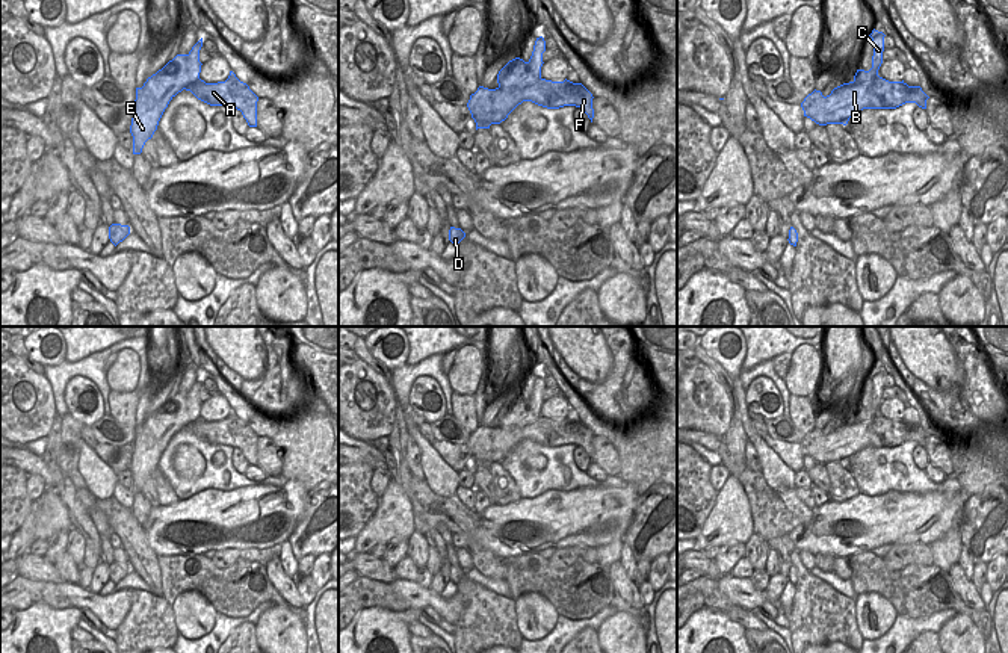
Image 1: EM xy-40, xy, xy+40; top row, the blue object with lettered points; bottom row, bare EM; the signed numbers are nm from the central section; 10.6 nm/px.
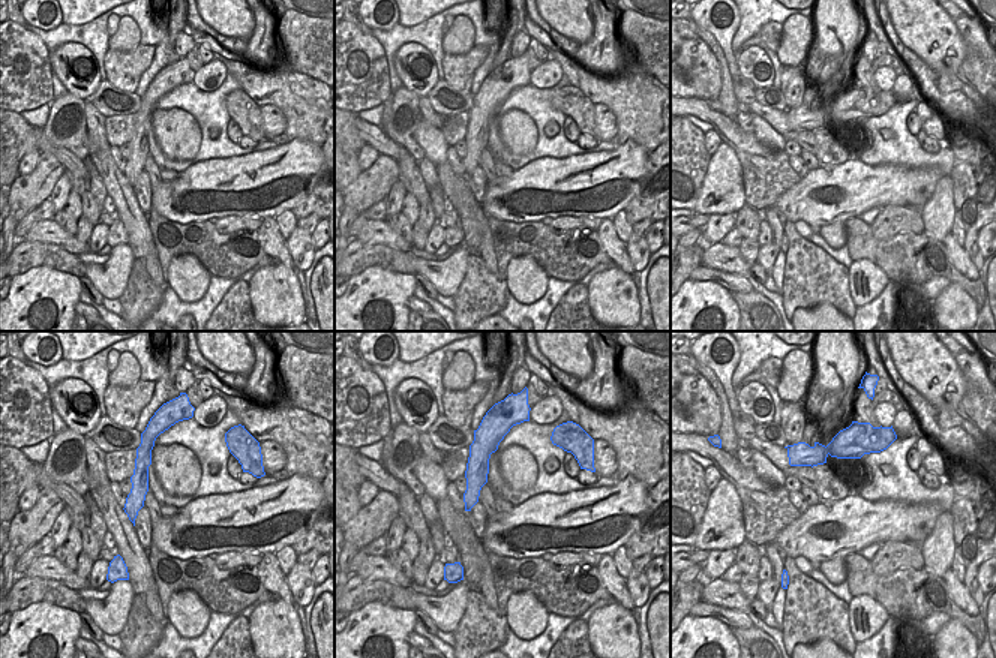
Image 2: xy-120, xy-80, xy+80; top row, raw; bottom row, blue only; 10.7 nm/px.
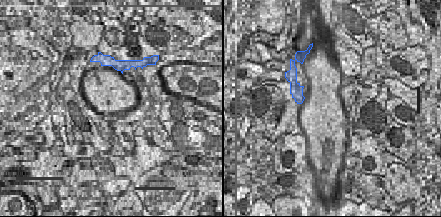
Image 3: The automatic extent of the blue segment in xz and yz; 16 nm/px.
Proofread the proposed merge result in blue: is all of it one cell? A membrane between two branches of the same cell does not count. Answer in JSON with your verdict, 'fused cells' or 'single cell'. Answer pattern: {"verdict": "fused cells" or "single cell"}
{"verdict": "fused cells"}

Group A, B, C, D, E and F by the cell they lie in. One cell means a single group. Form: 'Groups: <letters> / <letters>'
Groups: A B F / C D E.

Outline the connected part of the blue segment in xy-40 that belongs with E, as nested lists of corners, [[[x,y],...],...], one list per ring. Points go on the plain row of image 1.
[[[203,376],[187,393],[177,393],[162,408],[147,417],[133,441],[130,472],[133,493],[141,493],[145,481],[153,476],[169,440],[187,425],[199,419],[199,388]]]

